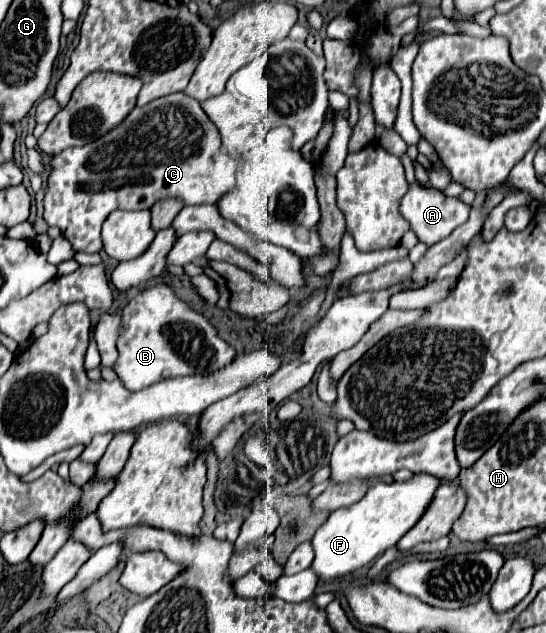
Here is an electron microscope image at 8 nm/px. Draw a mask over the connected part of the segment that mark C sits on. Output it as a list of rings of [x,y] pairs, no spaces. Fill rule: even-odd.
[[[175,92],[175,94],[169,94],[169,96],[157,98],[143,108],[135,108],[125,118],[125,122],[121,122],[121,126],[113,128],[113,132],[107,132],[103,138],[99,138],[91,144],[85,144],[85,146],[67,148],[67,150],[51,156],[51,172],[49,172],[47,190],[45,190],[45,220],[47,220],[49,226],[61,228],[61,234],[71,242],[73,250],[77,250],[77,252],[99,252],[103,248],[103,244],[101,244],[101,224],[113,210],[117,210],[117,208],[121,208],[121,210],[143,210],[143,208],[151,208],[161,198],[177,198],[183,204],[215,204],[221,198],[221,194],[227,194],[235,186],[235,170],[237,170],[237,160],[233,160],[229,154],[225,154],[221,150],[219,132],[217,132],[215,124],[207,118],[207,114],[201,110],[199,102],[191,96],[187,96],[185,92]]]

